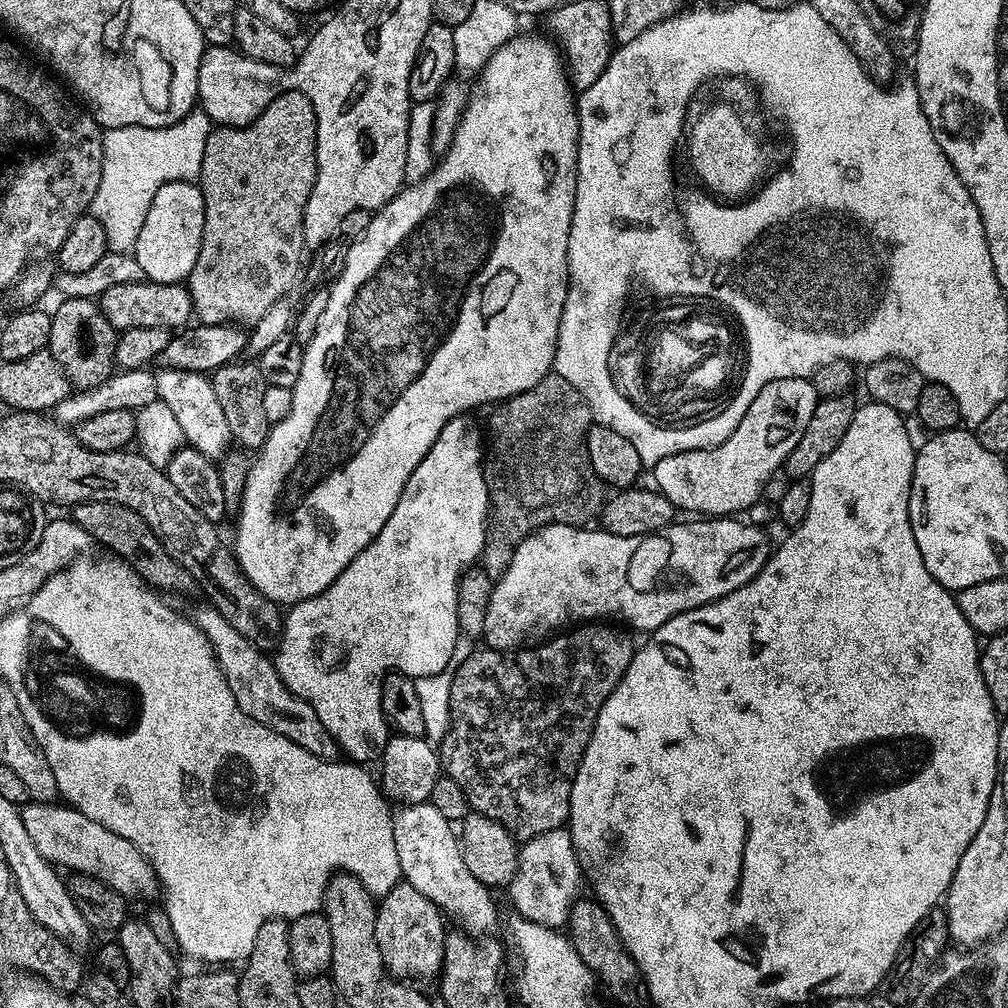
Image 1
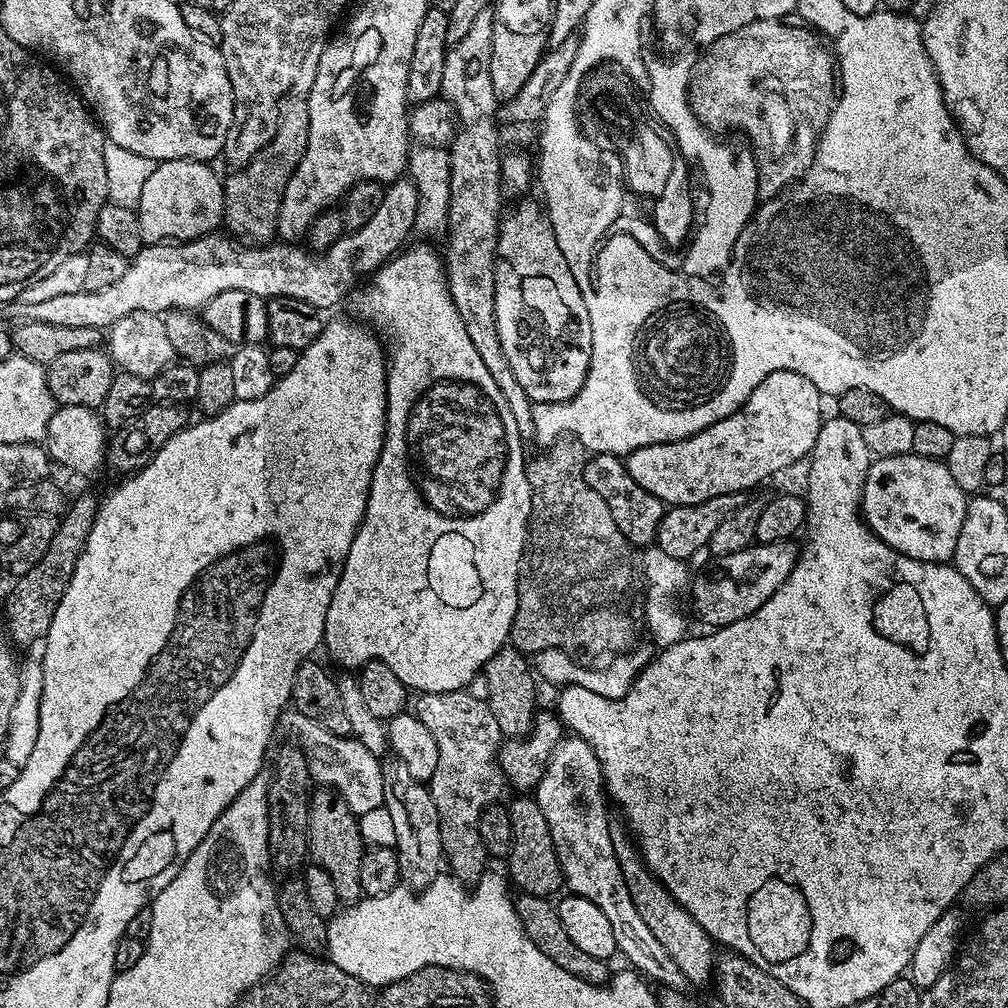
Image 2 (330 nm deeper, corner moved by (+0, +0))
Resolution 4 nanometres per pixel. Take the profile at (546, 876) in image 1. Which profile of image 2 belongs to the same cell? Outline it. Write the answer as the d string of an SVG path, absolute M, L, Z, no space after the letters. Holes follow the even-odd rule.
M575 734L561 740L534 789L534 798L542 814L546 814L546 826L550 826L550 834L554 838L554 850L558 854L567 891L573 896L589 899L606 914L614 930L619 955L624 955L635 971L649 981L657 980L664 988L683 989L686 981L682 970L674 966L670 954L666 954L646 922L642 922L642 914L638 914L634 902L630 902L630 894L626 891L626 882L610 842L604 775L592 747Z

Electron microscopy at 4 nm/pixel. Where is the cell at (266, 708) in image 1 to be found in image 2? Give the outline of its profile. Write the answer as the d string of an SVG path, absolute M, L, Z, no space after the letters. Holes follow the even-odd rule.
M289 711L288 728L293 732L294 743L302 750L308 769L317 785L331 788L344 799L346 806L359 818L370 810L384 806L384 770L381 757L370 754L362 742L352 739L351 735L339 736L318 722L310 722L302 713Z

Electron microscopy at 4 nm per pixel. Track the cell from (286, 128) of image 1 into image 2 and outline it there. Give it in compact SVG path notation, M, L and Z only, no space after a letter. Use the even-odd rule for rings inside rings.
M304 98L289 100L280 114L280 125L258 154L244 168L233 171L224 185L223 227L233 237L252 246L267 244L277 235L276 219L282 206L282 194L286 194L286 182L296 172L298 162L306 154L306 146L312 138L312 110Z

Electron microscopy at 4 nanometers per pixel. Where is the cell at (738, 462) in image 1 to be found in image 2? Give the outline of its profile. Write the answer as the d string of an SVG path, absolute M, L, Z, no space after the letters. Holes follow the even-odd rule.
M775 372L762 378L748 401L722 422L685 440L631 449L626 456L628 473L642 490L650 490L668 506L697 504L731 492L747 493L748 488L811 453L822 423L820 400L822 393L810 378Z

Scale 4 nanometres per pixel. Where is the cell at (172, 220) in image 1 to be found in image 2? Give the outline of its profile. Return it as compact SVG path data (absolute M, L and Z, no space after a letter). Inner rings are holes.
M166 160L157 163L150 178L146 178L146 186L142 186L136 217L142 226L145 245L196 240L200 236L215 233L224 219L224 185L221 177L216 177L212 166L199 160Z

